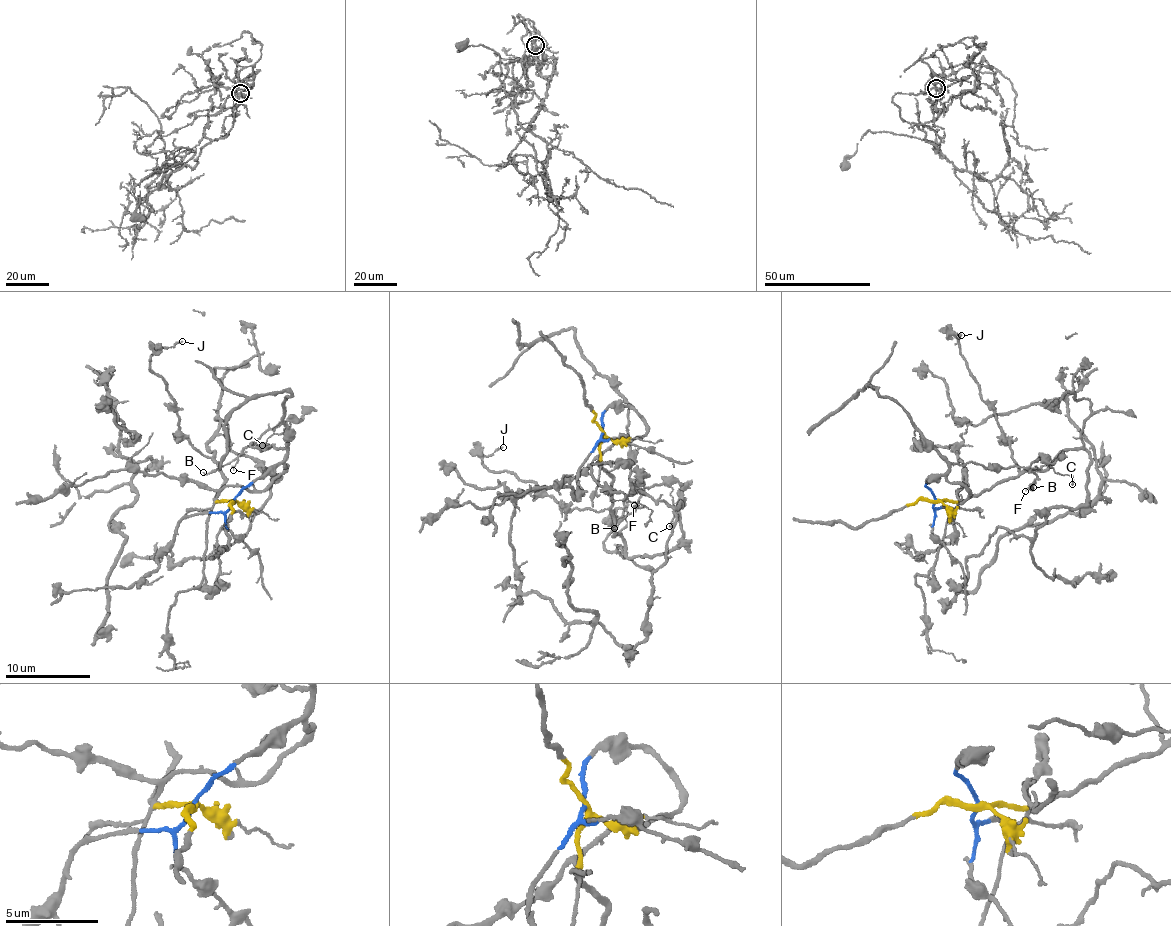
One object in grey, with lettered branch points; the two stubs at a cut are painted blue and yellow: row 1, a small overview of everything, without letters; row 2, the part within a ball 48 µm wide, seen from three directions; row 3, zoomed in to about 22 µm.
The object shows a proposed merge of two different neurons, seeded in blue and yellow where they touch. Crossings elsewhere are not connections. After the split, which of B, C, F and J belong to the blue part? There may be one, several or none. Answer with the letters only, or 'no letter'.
B, C, F

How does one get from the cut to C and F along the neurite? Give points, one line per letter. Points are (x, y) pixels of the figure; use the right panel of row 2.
C: (935, 500), (927, 483), (950, 465), (976, 462), (1013, 467), (1043, 460), (1057, 473), (1070, 475), (1073, 485)
F: (935, 500), (927, 483), (935, 481), (950, 465), (976, 462), (985, 467), (1023, 466), (1036, 477), (1026, 490)

